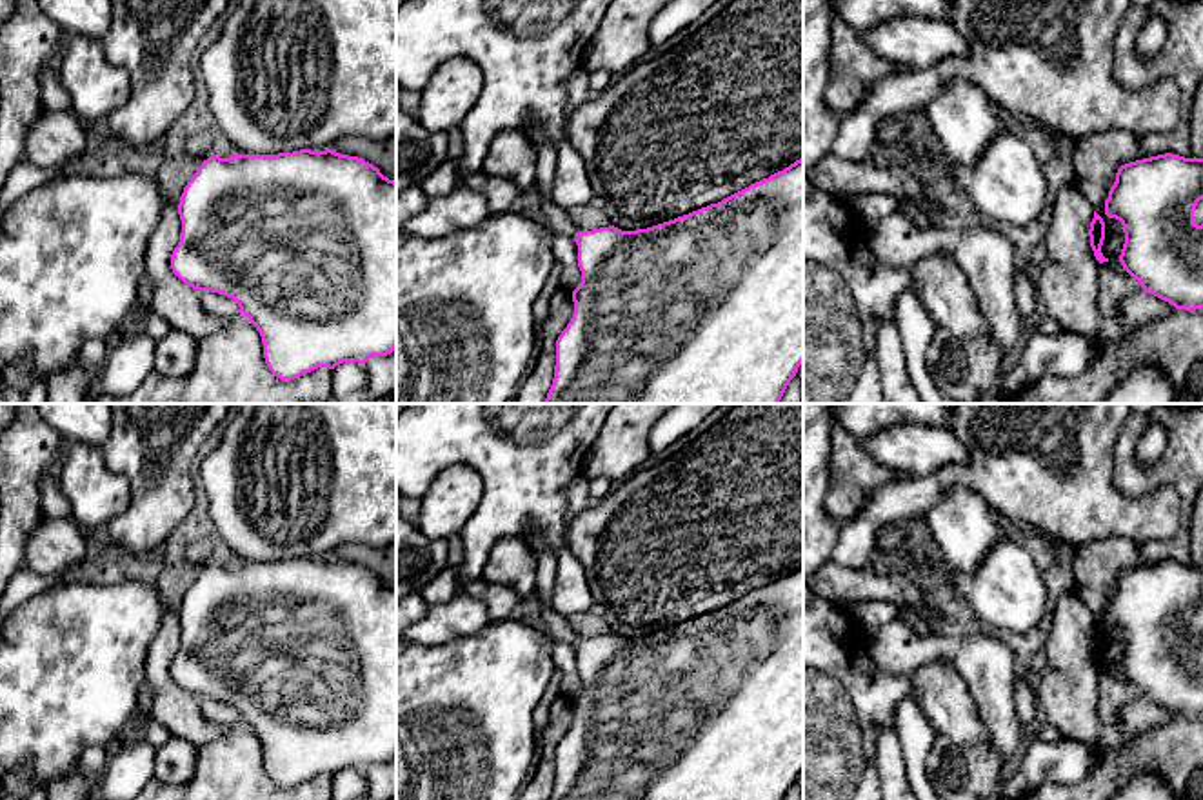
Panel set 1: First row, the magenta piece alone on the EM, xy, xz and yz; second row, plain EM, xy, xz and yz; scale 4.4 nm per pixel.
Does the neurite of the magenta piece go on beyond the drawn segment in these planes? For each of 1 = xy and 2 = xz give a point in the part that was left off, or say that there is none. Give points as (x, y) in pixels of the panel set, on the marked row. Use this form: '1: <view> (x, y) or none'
1: none
2: xz (558, 220)

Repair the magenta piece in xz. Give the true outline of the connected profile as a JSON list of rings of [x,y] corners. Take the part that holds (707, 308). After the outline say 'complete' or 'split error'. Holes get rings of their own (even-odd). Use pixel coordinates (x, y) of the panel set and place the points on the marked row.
[[[803,156],[749,187],[674,220],[636,231],[614,225],[580,231],[567,209],[542,200],[549,229],[578,245],[582,282],[572,291],[574,313],[556,340],[556,365],[545,404],[780,404],[803,364]]] | split error

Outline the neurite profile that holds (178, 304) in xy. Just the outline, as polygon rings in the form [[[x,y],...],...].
[[[164,195],[160,222],[147,244],[145,273],[153,280],[151,307],[173,329],[184,331],[196,338],[216,333],[233,320],[249,322],[247,316],[214,318],[200,305],[200,291],[184,284],[171,269],[171,255],[180,242],[182,220],[178,209]]]

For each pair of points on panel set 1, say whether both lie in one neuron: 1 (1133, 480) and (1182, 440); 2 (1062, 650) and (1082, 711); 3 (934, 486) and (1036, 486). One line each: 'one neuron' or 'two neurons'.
1: one neuron
2: one neuron
3: one neuron

